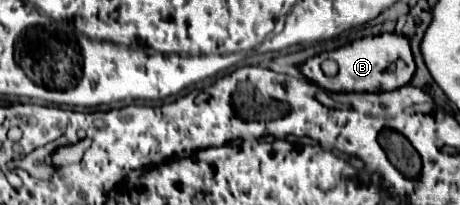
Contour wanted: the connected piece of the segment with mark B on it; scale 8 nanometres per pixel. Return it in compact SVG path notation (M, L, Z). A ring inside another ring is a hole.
M382 33L382 35L374 35L374 37L362 37L358 41L352 41L350 45L338 47L334 51L328 53L320 53L312 59L308 59L300 71L306 75L306 79L316 81L316 85L328 89L328 91L336 91L336 93L348 93L348 91L394 91L396 87L402 87L406 83L412 81L416 63L414 63L414 55L410 49L410 41L404 35L398 33ZM326 59L334 59L340 67L336 77L328 77L322 73L320 65Z

